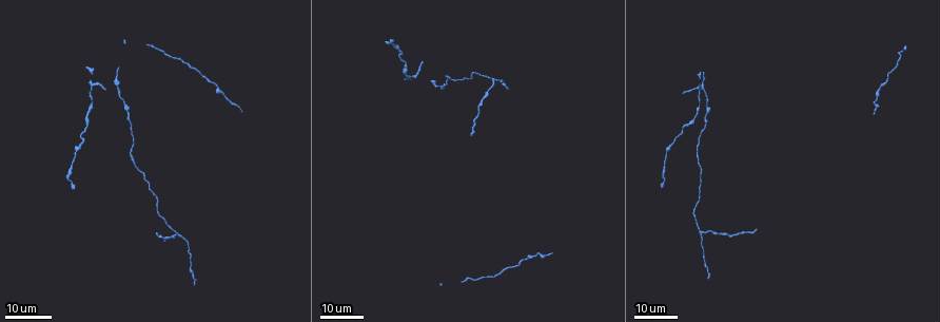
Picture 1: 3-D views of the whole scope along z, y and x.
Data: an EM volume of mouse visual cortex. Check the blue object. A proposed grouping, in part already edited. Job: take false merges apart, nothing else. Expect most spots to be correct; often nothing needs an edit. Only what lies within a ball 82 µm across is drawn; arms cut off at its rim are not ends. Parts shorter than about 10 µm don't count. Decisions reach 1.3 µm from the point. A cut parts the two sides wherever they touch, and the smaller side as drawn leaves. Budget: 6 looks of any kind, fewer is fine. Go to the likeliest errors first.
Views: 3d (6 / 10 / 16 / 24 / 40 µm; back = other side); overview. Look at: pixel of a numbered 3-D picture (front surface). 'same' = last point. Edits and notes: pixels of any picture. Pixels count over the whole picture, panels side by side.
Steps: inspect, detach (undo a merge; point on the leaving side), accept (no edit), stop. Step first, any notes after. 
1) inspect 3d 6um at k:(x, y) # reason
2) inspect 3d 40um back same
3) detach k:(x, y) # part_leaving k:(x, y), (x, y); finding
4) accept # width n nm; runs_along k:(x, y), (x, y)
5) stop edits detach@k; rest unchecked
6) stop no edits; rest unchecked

inspect 3d 24um at 1:(178, 236) # side arm on a straight run

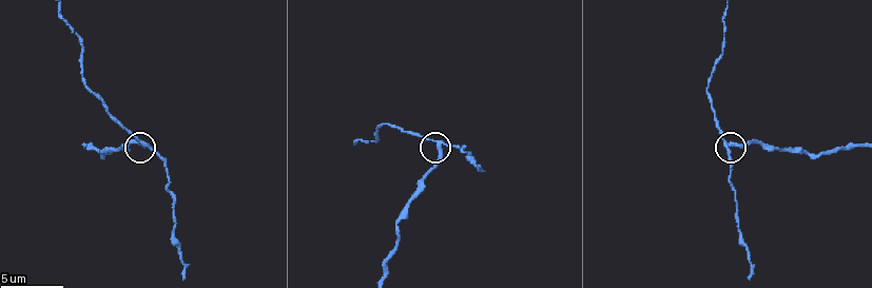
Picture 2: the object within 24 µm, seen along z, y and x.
inspect 3d 10um at 2:(726, 144)

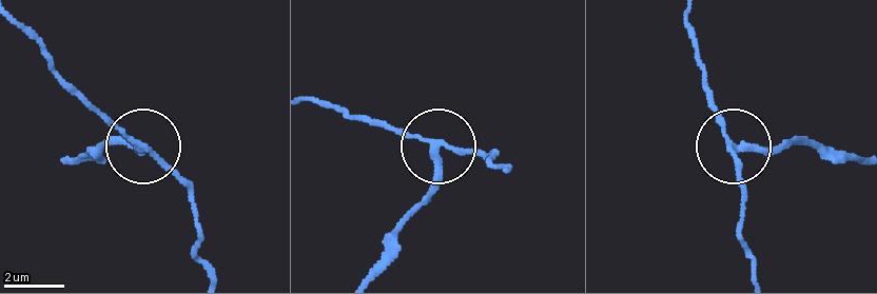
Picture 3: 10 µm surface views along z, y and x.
inspect 3d 10um back at 3:(138, 146)

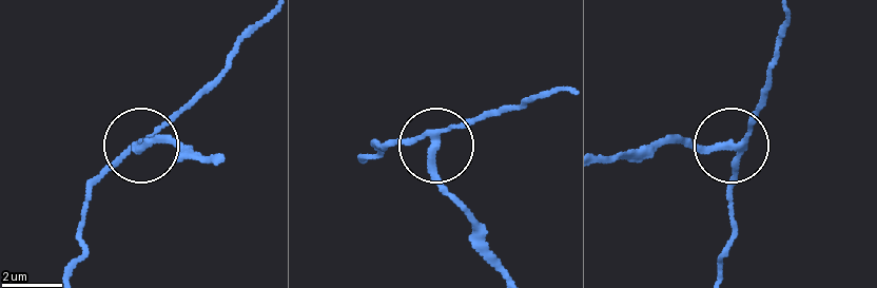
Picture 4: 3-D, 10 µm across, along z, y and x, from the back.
detach 4:(143, 147) # part_leaving 4:(738, 148), (658, 140), (604, 155); a second neuron is stuck on

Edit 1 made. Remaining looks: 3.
inspect 3d 24um at 1:(709, 110)

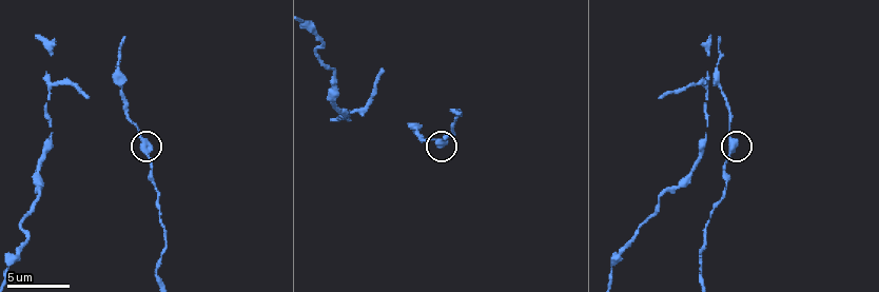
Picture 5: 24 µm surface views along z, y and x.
inspect 3d 10um at 5:(440, 144)

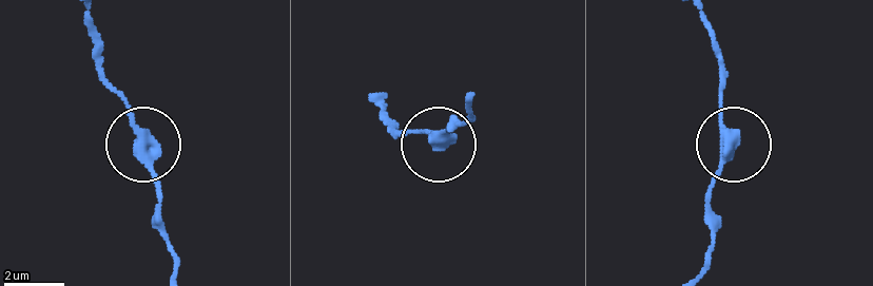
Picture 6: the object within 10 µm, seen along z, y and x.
accept # side_arm 57 um; runs_along 6:(696, 274), (711, 236), (711, 184), (734, 138), (718, 80); continuous, no second neuron

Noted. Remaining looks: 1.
inspect 3d 6um at 5:(706, 140) # calibre changes

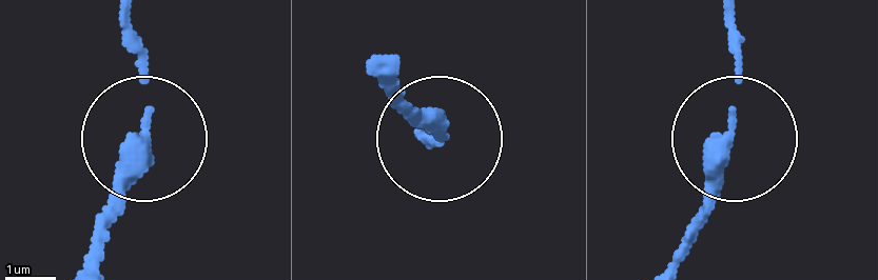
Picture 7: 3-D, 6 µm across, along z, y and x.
accept # width 310 nm; all the same neuron

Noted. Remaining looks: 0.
stop edits detach@4; rest unchecked

